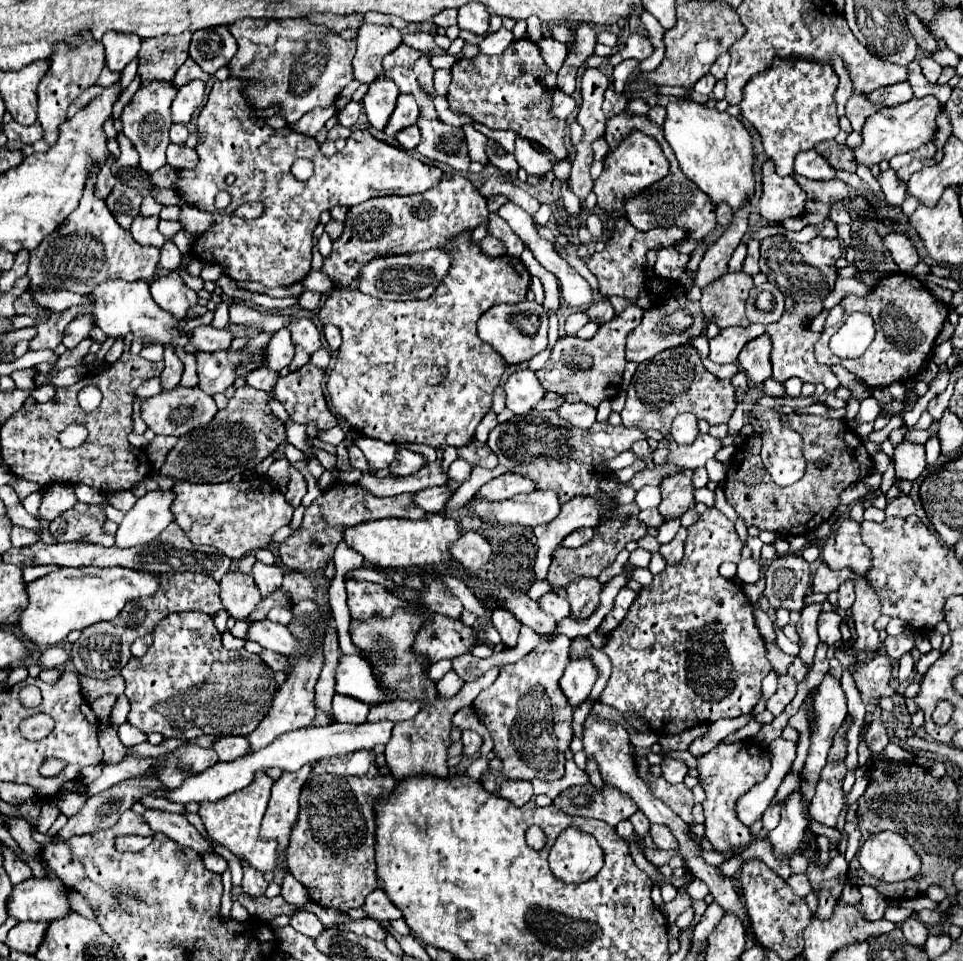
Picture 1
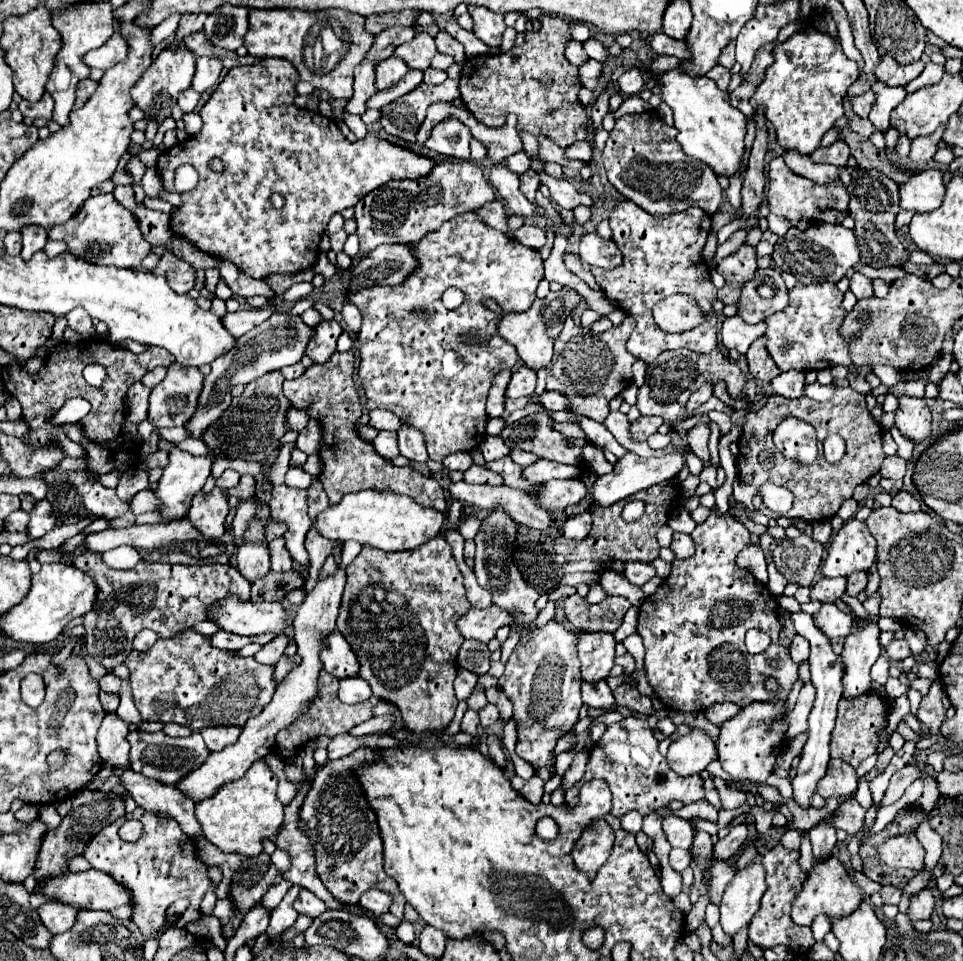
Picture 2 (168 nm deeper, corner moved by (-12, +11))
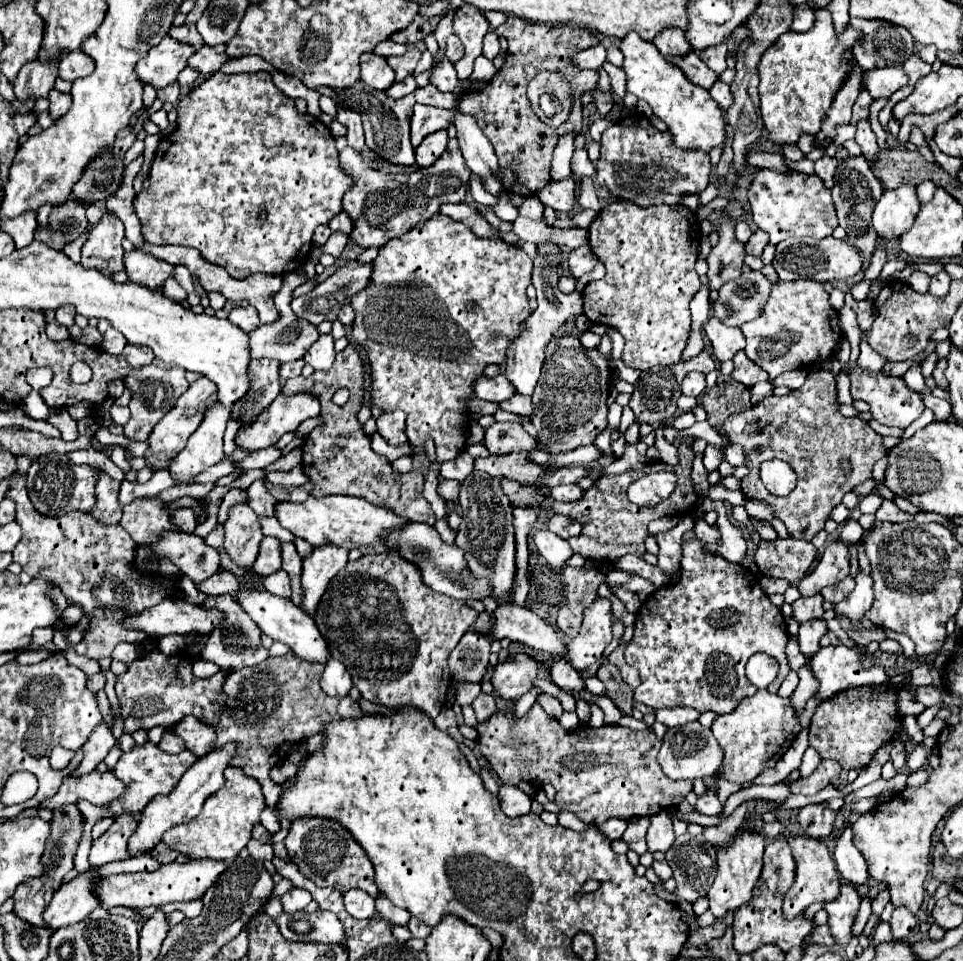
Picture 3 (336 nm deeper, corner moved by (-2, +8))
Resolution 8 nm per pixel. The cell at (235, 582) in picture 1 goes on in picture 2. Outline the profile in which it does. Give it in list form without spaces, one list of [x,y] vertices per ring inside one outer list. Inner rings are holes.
[[[242,542],[236,550],[238,572],[248,580],[256,580],[270,572],[268,542]]]

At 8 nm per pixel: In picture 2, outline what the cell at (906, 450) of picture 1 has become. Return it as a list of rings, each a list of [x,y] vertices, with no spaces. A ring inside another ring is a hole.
[[[906,394],[900,396],[898,402],[900,406],[896,410],[896,428],[900,430],[900,434],[916,444],[930,438],[932,416],[926,402],[922,398],[912,398]]]

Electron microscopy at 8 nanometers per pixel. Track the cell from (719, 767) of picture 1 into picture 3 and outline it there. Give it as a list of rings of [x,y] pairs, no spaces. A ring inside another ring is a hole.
[[[760,689],[756,695],[742,699],[732,713],[718,715],[712,723],[712,733],[724,751],[724,761],[718,769],[718,777],[728,781],[756,779],[762,769],[774,767],[778,763],[778,759],[796,739],[798,731],[800,723],[794,709],[788,705],[788,699],[768,693],[766,689]]]

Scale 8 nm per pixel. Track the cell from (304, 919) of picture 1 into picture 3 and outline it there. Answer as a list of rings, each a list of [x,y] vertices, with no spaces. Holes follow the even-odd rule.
[[[292,887],[280,901],[282,901],[286,913],[296,913],[296,911],[302,911],[312,901],[312,897],[310,897],[308,891]]]

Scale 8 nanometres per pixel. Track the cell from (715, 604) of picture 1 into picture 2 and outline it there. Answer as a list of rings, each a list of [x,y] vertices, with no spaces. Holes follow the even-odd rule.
[[[714,508],[706,522],[698,524],[692,532],[692,540],[696,546],[696,554],[688,560],[676,560],[672,562],[670,576],[662,582],[662,586],[648,596],[640,606],[640,618],[638,618],[638,634],[644,640],[646,646],[646,672],[648,682],[652,684],[656,696],[664,702],[668,710],[680,710],[680,712],[698,712],[706,710],[708,706],[716,702],[732,702],[736,706],[748,706],[752,702],[772,702],[772,700],[786,700],[792,684],[798,680],[798,664],[790,658],[788,648],[778,644],[778,636],[782,630],[782,624],[778,620],[778,602],[768,592],[768,588],[758,582],[752,572],[736,566],[738,552],[750,544],[750,532],[744,528],[744,524],[736,522],[730,514],[716,516]],[[750,628],[764,630],[772,644],[756,654],[746,656],[744,636]],[[768,660],[778,660],[778,670],[772,670],[768,666]],[[766,678],[776,678],[778,690],[768,692],[764,682]]]

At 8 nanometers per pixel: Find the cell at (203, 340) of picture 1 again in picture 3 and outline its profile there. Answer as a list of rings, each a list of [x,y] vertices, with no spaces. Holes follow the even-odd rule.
[[[250,305],[250,307],[234,307],[230,313],[230,323],[234,323],[236,327],[240,327],[242,331],[250,333],[252,329],[256,329],[260,325],[260,319],[258,319],[258,311]]]

